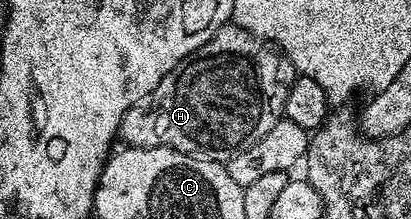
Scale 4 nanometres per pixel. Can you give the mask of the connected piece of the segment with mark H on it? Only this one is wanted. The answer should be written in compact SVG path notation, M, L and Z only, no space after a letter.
M226 25L214 32L214 36L210 36L202 48L186 55L173 70L166 72L158 88L151 90L139 104L131 106L120 125L119 141L125 147L165 146L183 154L227 163L230 156L262 140L262 136L266 136L266 132L270 132L270 128L280 121L286 104L286 92L290 92L290 84L294 84L297 76L295 66L279 49L238 25Z

